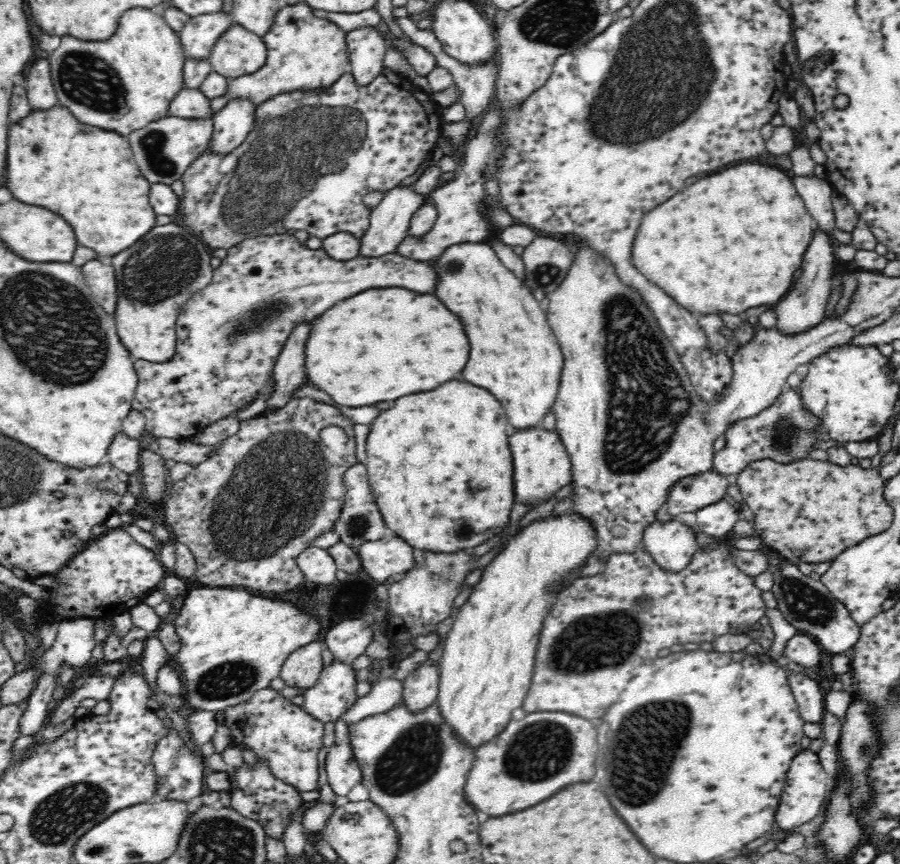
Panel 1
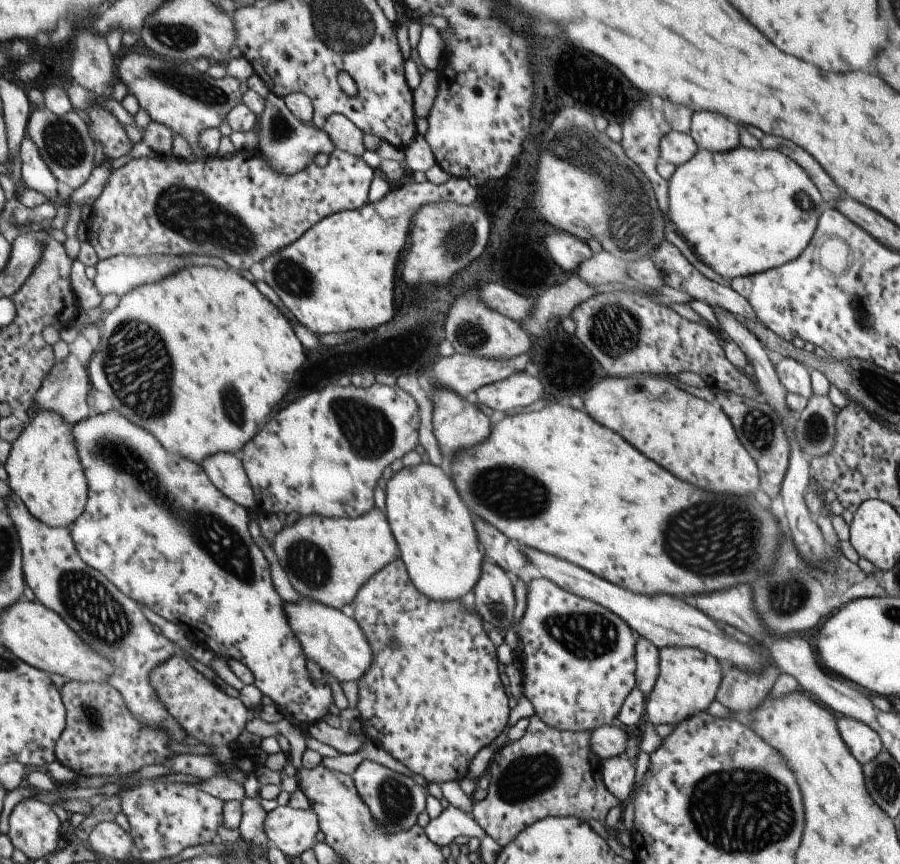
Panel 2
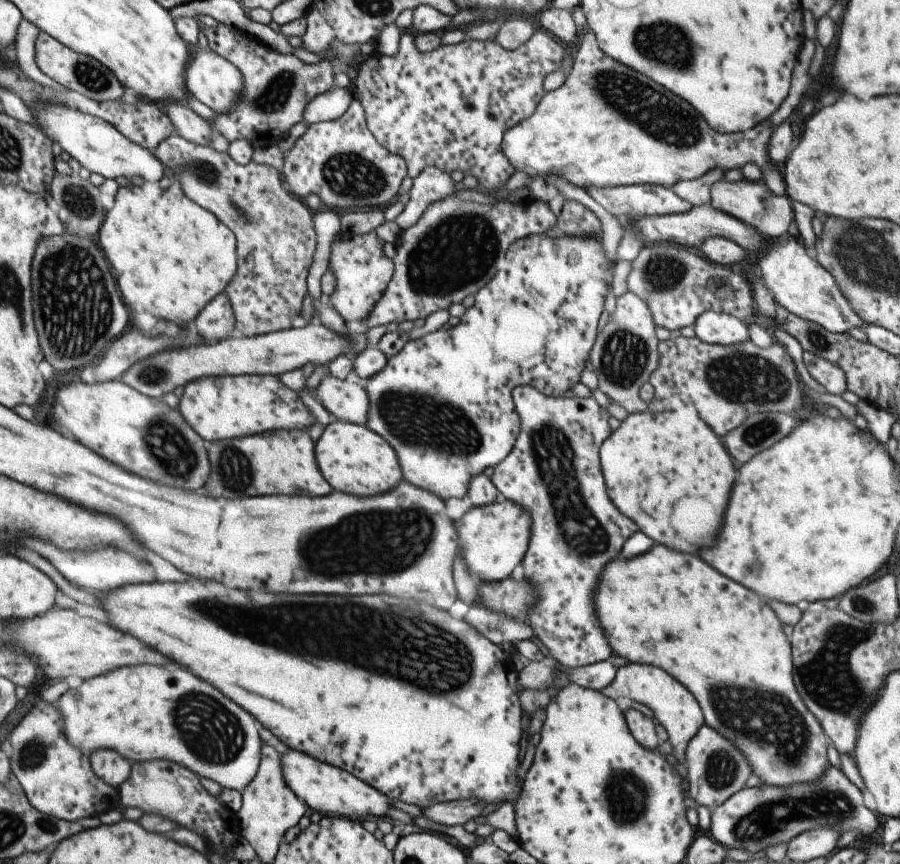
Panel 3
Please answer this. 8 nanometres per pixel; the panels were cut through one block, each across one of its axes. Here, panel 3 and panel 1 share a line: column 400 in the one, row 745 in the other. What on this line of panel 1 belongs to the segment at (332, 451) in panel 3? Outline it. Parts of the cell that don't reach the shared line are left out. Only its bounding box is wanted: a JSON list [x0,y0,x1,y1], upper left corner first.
[437,510,599,748]

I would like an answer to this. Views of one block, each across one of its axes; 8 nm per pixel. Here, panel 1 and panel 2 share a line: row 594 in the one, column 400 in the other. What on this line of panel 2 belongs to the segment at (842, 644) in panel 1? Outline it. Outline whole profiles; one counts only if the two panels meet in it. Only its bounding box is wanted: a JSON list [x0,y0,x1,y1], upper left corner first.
[349,760,428,834]

